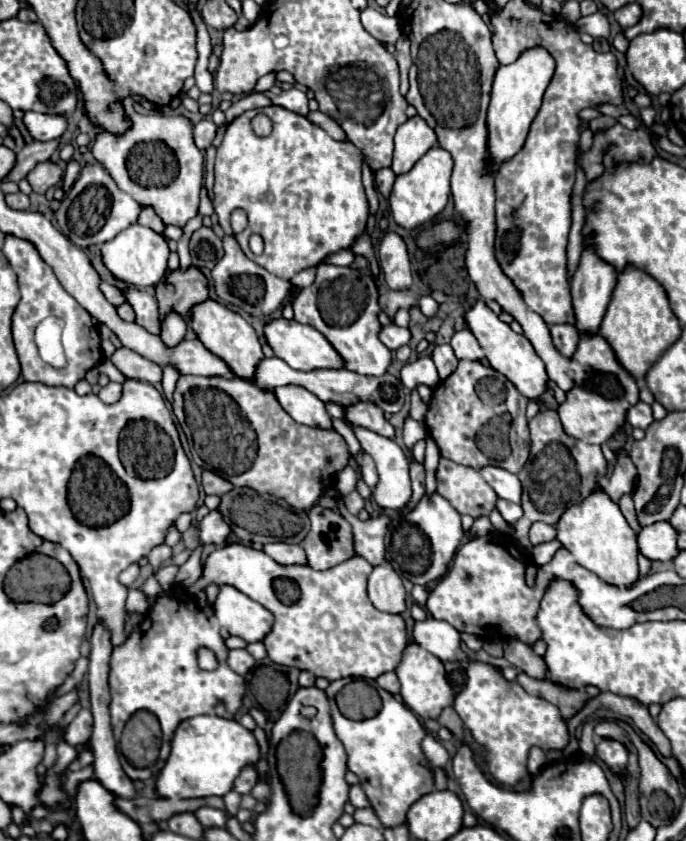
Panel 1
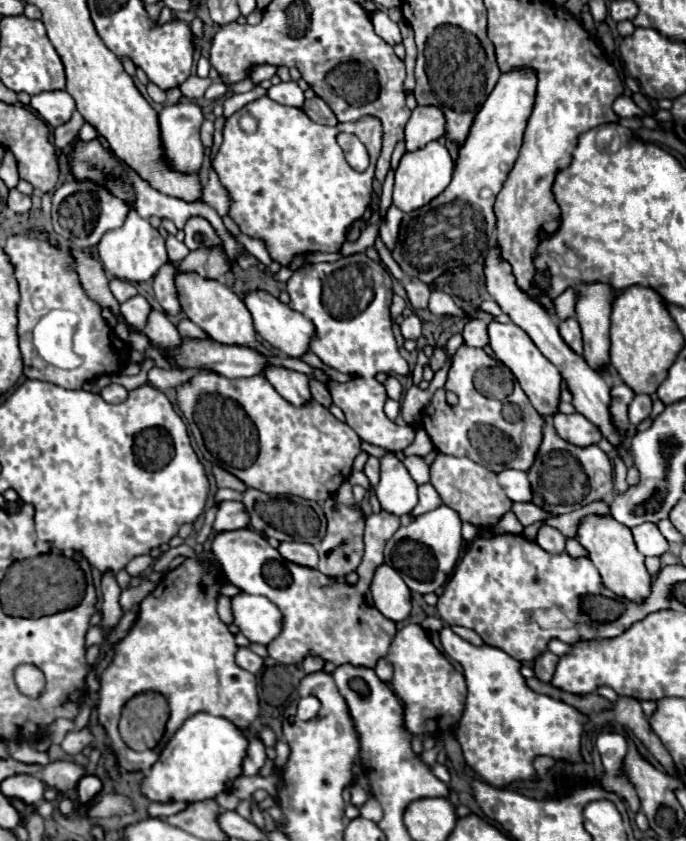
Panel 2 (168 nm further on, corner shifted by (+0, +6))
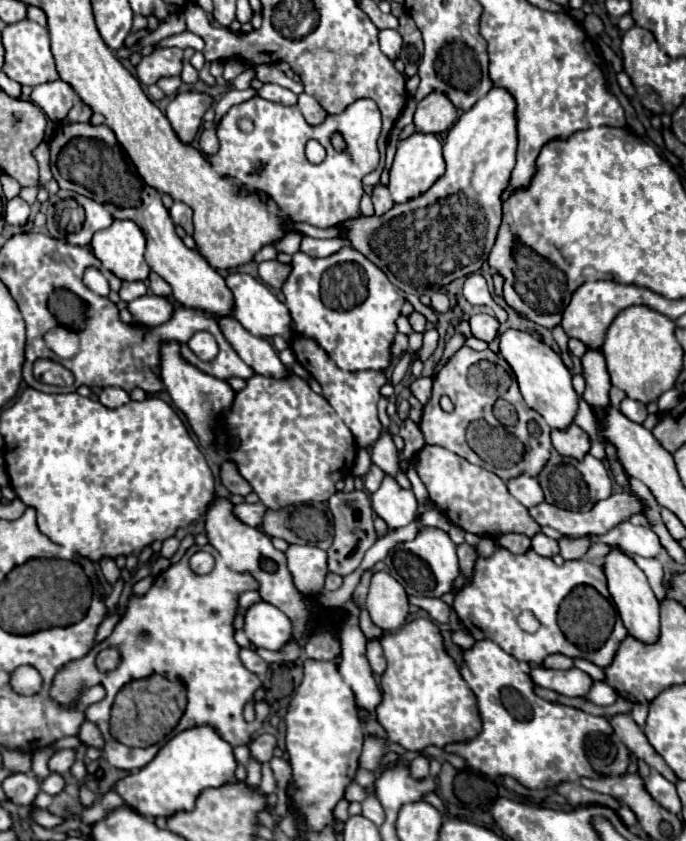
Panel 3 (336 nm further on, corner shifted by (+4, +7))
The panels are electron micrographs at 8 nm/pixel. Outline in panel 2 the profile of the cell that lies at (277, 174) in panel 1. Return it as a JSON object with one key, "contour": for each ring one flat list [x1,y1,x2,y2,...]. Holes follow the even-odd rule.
{"contour":[[260,97,238,113,226,119,224,125,224,143,214,159,214,169,218,173,220,183,226,187,232,205,230,205,230,219,240,227,240,231,252,239,260,239,266,243,266,249,272,261,280,263,282,267,290,265,294,257,304,253,316,251,340,251,342,243,346,241,348,229,354,221,362,219,372,193,372,179,374,179,374,163,380,155,382,145,382,127,380,121,374,117,362,117,354,123,338,123,336,127,326,127,314,123,302,109,280,105,270,97],[248,113,258,119,256,133,244,133,238,127,238,119],[338,133,354,133,370,155,370,167,366,171,354,171,336,141]]}

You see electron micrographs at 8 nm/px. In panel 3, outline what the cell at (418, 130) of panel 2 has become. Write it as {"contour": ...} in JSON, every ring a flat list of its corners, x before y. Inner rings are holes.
{"contour":[[430,92,424,100,418,102,414,124,418,132,440,134,448,130,458,118,456,106,444,96,444,92]]}

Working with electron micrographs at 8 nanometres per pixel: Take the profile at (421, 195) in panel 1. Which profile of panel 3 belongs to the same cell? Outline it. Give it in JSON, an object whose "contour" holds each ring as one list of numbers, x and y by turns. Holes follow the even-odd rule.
{"contour":[[414,132,406,140,400,140,394,156,394,164,390,168,390,184,388,184,394,202,406,202,426,192,444,174,444,168,446,164,442,158,442,144,434,134]]}

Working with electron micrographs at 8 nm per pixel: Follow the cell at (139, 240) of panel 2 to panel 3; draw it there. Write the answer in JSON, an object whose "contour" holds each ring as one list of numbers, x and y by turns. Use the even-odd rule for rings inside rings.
{"contour":[[114,220,110,228,96,232,90,242,94,256,120,280,146,280,150,268,144,260,146,238,130,220]]}

